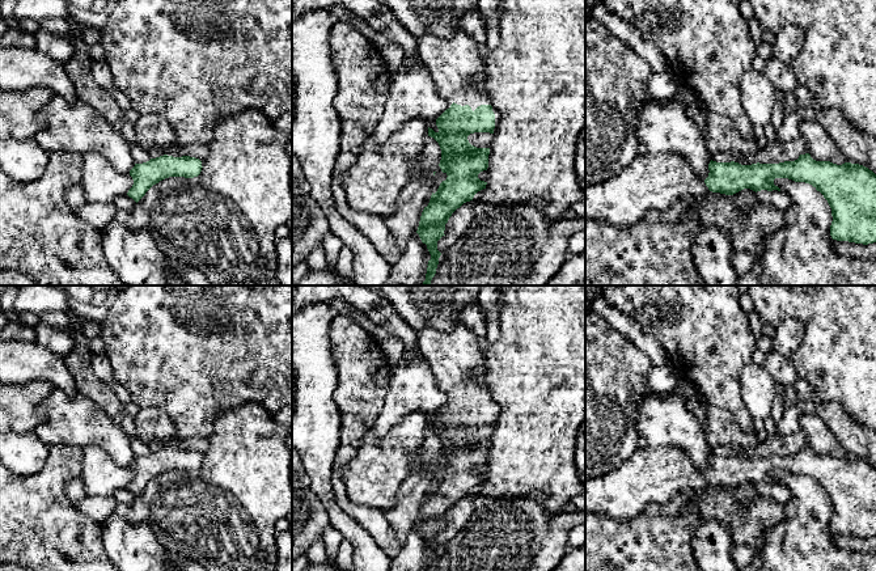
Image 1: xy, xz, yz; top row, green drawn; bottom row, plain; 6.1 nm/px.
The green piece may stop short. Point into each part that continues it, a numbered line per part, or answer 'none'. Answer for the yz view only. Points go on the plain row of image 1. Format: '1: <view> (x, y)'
1: yz (651, 474)

